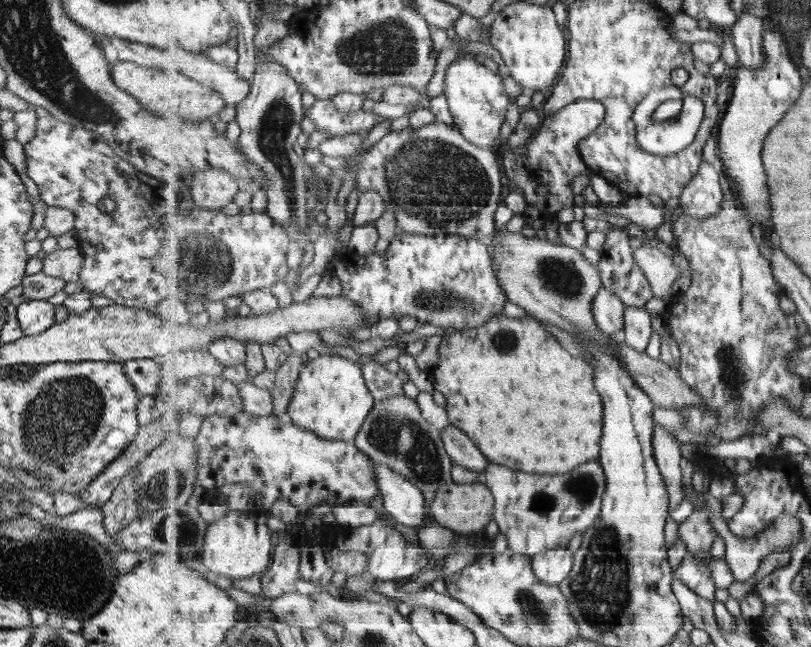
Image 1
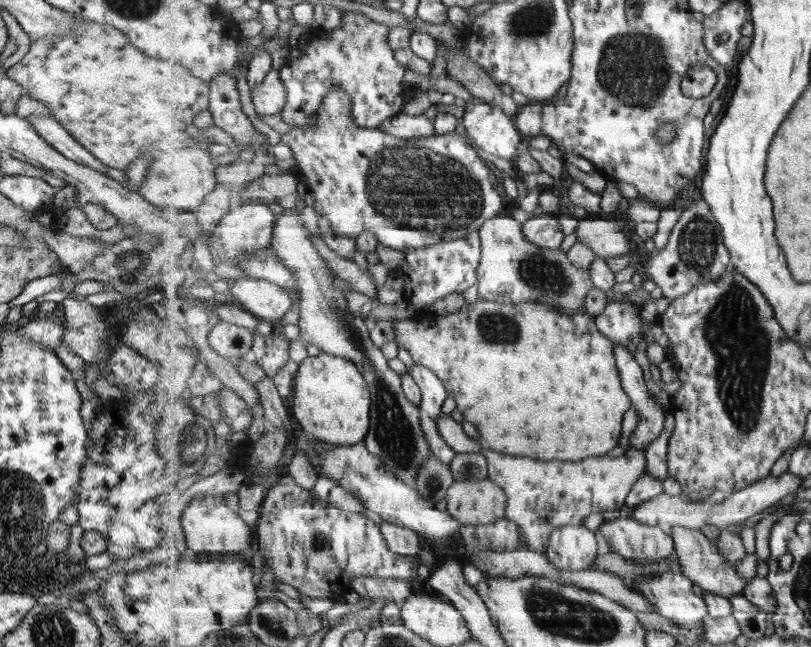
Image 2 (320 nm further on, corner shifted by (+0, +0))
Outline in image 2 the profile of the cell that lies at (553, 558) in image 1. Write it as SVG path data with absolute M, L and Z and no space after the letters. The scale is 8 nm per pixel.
M583 525L555 528L545 553L558 569L585 570L597 558L597 536Z

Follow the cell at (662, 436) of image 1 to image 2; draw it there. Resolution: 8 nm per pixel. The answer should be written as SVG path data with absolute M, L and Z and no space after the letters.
M688 526L668 528L675 542L676 553L679 556L684 576L693 582L699 583L704 591L712 591L719 596L732 599L743 594L747 588L748 580L745 580L735 565L731 566L725 557L709 542L709 538L699 529L691 529Z

